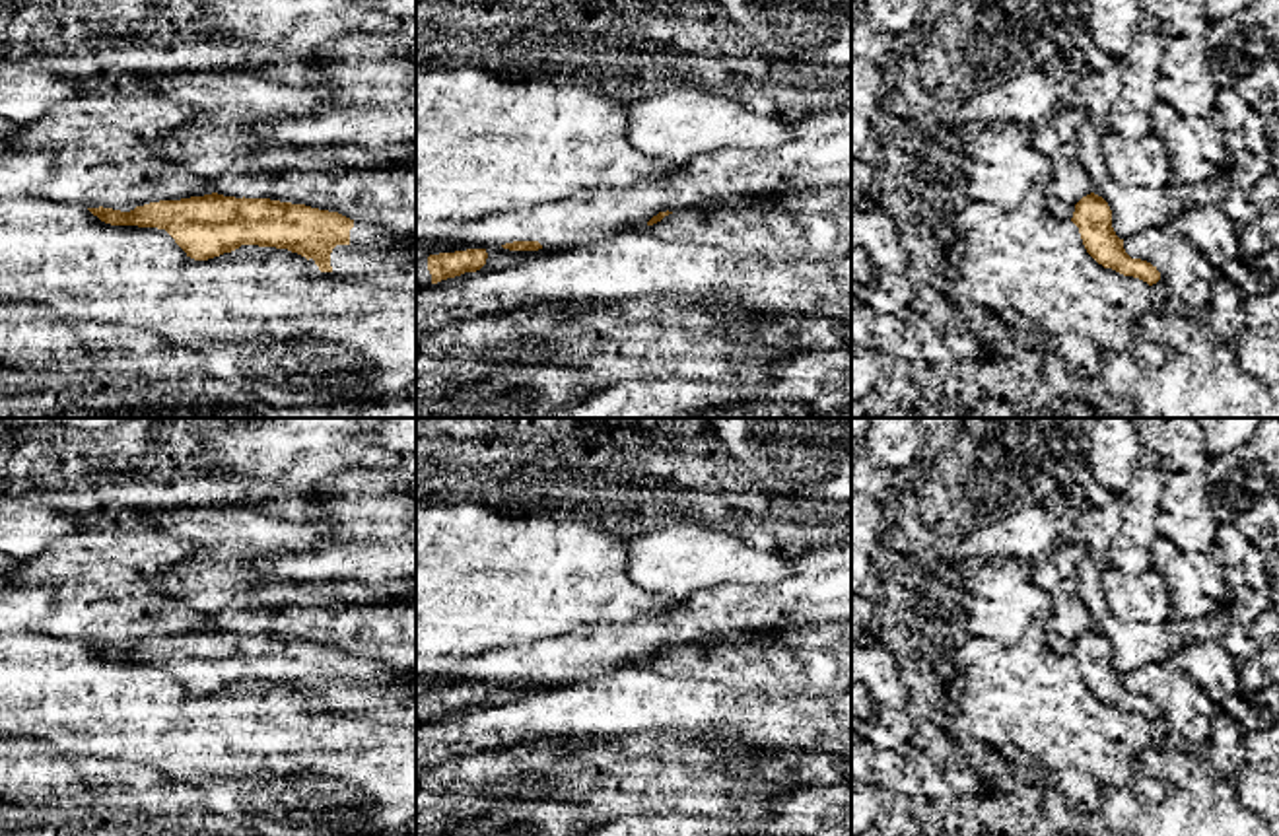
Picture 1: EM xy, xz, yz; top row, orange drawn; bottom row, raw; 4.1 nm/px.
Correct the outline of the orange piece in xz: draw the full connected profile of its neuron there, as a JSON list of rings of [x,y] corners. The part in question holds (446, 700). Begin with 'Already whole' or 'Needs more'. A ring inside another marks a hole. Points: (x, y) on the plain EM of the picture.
Needs more. [[[467,684],[416,694],[416,723],[437,719],[465,708],[476,708],[486,700],[486,684]]]

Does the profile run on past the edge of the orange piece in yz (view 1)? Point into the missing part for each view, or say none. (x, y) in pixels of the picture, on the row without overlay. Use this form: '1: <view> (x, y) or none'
1: none

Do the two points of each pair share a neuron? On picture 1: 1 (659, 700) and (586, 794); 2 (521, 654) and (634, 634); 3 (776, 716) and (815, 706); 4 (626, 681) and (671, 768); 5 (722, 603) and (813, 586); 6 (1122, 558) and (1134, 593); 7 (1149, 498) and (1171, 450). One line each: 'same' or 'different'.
1: different
2: same
3: same
4: different
5: same
6: different
7: different

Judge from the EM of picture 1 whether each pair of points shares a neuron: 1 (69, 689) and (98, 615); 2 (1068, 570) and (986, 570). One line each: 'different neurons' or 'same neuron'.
1: different neurons
2: same neuron

